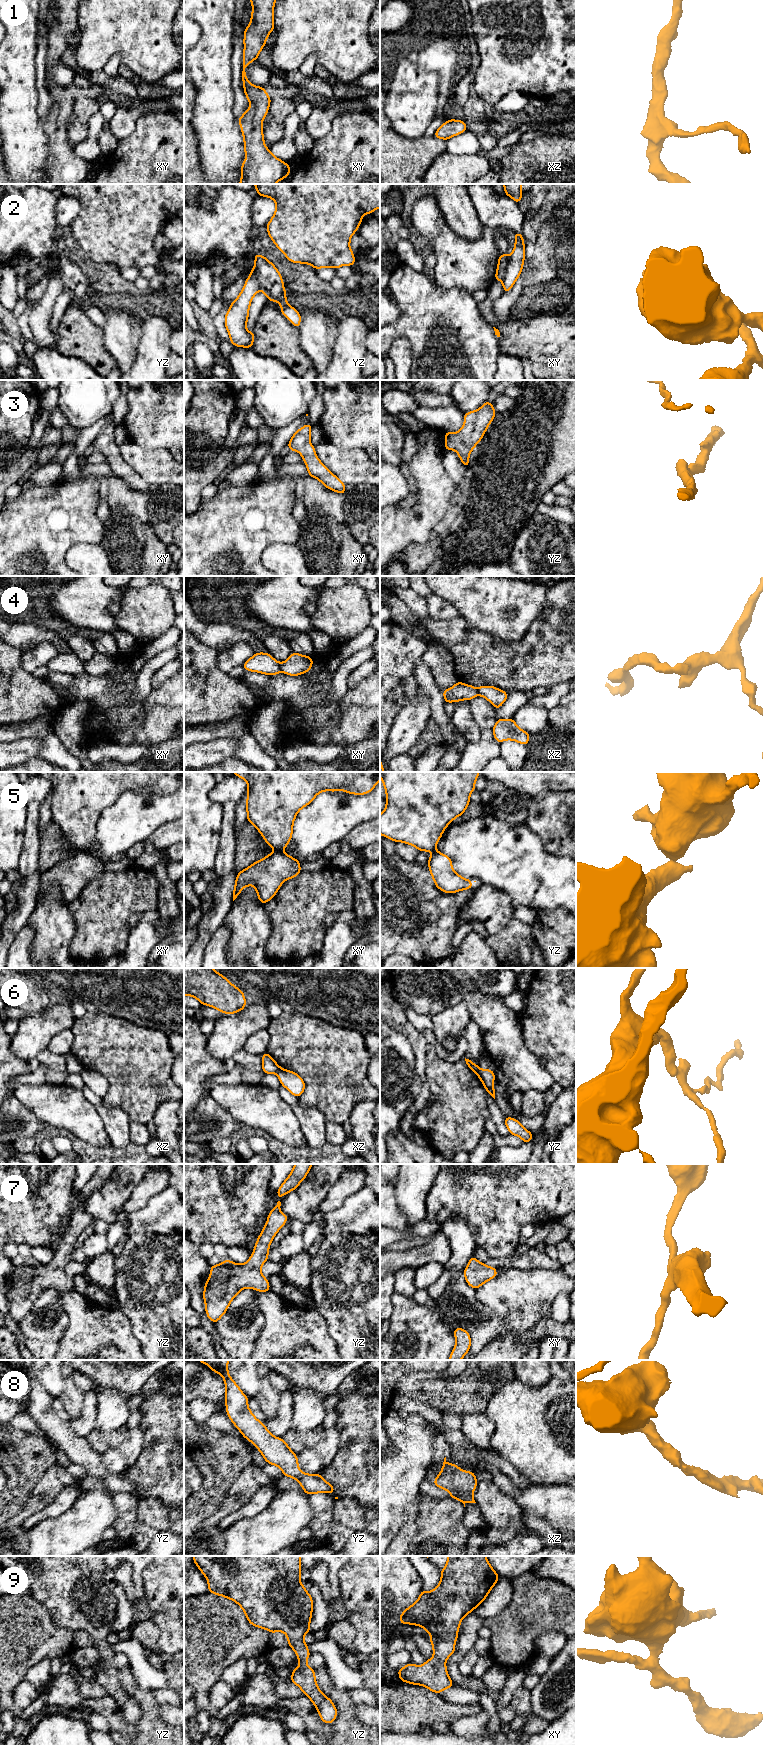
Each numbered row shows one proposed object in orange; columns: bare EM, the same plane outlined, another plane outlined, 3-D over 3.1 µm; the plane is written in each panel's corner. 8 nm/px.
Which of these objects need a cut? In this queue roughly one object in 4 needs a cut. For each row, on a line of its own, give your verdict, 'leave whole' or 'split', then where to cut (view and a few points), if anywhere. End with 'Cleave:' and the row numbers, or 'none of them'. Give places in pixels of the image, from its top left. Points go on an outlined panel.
1: leave whole; no cut
2: split; cut in xy along (510, 257), (506, 277), (502, 282)
3: leave whole; no cut
4: split; cut in xy along (279, 664), (281, 671)
5: split; cut in xy along (274, 849), (282, 851)
6: split; cut in yz along (479, 1070), (480, 1078)
7: leave whole; no cut
8: leave whole; no cut
9: leave whole; no cut
Cleave: 2, 4, 5, 6

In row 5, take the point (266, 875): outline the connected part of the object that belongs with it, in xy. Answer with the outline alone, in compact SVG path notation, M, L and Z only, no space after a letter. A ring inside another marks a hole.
M274 850L263 859L238 872L233 890L233 901L243 888L252 885L258 899L265 904L270 901L286 880L296 877L300 872L300 861L283 851Z

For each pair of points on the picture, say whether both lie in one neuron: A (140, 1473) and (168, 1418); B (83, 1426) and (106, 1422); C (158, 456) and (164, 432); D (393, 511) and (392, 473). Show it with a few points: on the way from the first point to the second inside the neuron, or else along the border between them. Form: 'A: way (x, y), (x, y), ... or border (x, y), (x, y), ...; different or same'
A: way (154, 1459), (168, 1445), (168, 1432); same
B: border (95, 1412), (96, 1421); different
C: border (137, 444), (143, 447), (162, 448); different
D: border (397, 502), (390, 505); different

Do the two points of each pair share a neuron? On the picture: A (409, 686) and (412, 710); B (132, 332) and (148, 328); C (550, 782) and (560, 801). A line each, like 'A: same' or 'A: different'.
A: different
B: different
C: different

